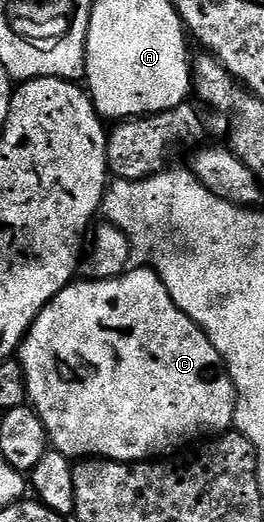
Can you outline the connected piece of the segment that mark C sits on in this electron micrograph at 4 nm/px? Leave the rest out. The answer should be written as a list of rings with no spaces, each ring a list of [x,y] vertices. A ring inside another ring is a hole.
[[[131,268],[119,278],[94,278],[90,282],[75,280],[47,304],[38,314],[38,319],[30,326],[20,347],[20,361],[26,373],[26,397],[34,407],[40,420],[44,420],[46,431],[50,433],[50,445],[71,460],[91,458],[111,458],[114,462],[144,462],[170,456],[173,450],[189,444],[193,438],[205,434],[217,436],[229,431],[235,425],[234,412],[236,395],[230,371],[222,364],[222,357],[210,342],[210,337],[197,326],[172,300],[160,274],[151,268]]]

